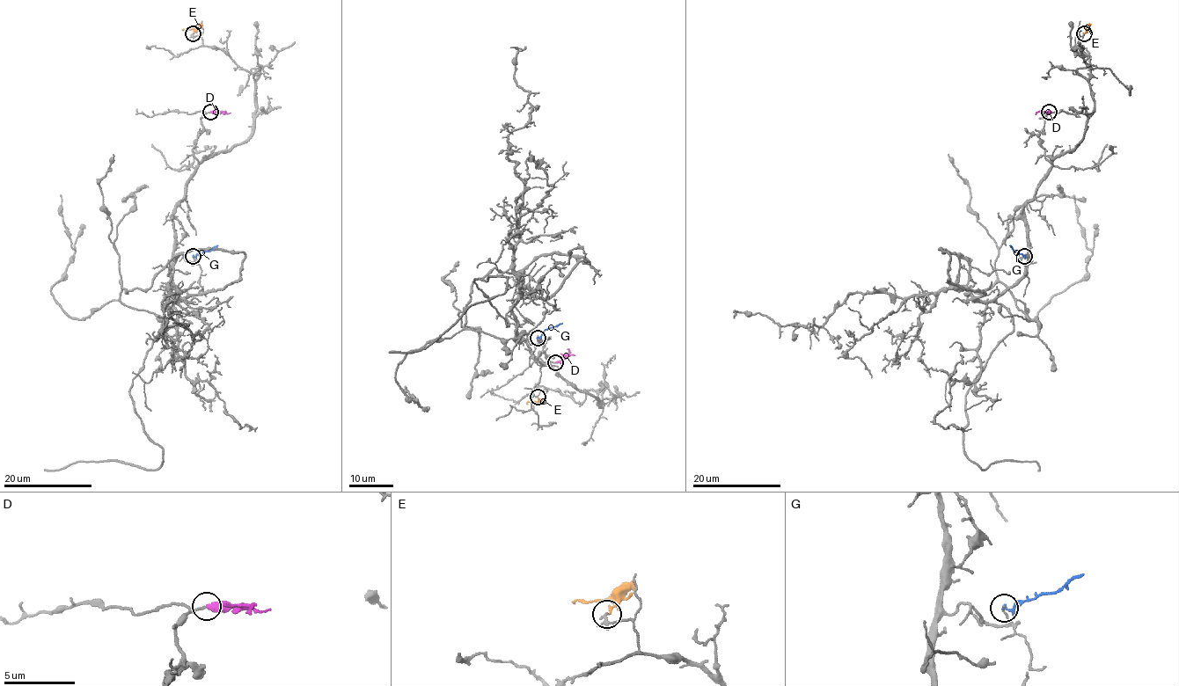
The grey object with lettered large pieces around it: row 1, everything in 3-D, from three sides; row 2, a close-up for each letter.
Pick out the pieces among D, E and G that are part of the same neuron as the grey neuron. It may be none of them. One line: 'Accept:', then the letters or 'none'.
Accept: D

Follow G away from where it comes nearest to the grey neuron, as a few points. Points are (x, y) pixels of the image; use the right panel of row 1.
G: (1024, 256), (1010, 245)

